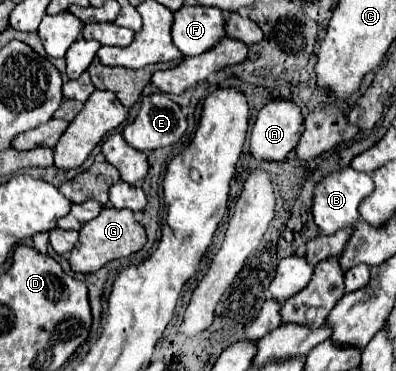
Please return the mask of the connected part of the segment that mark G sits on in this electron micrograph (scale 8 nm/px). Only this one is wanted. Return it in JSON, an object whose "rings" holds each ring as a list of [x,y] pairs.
{"rings":[[[106,205],[96,219],[88,221],[80,229],[80,239],[78,239],[76,247],[70,253],[70,267],[72,267],[74,273],[96,273],[106,263],[110,263],[114,259],[128,257],[128,255],[140,251],[146,245],[146,241],[148,241],[146,231],[134,219],[132,211],[128,211],[128,209],[116,209],[112,205]]]}

